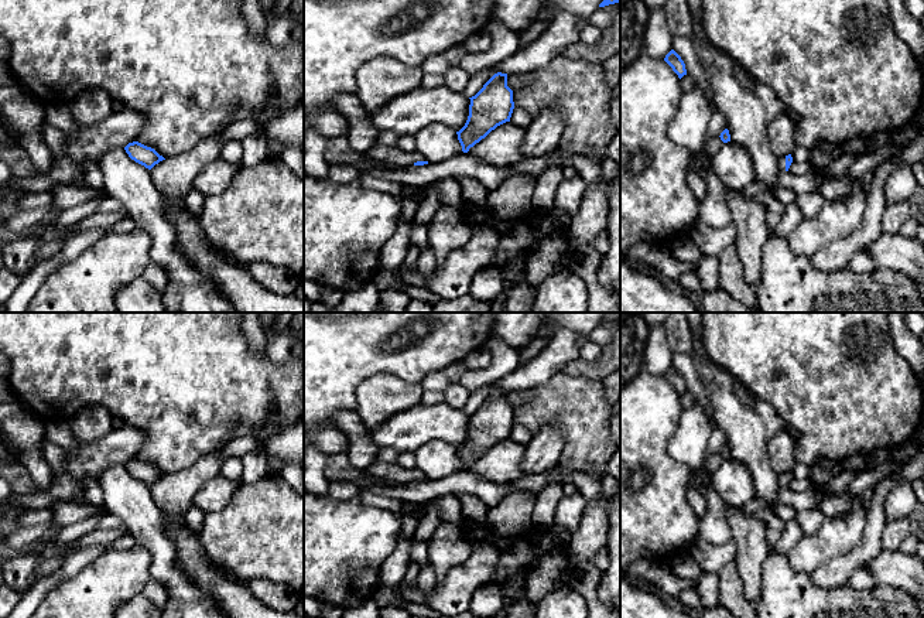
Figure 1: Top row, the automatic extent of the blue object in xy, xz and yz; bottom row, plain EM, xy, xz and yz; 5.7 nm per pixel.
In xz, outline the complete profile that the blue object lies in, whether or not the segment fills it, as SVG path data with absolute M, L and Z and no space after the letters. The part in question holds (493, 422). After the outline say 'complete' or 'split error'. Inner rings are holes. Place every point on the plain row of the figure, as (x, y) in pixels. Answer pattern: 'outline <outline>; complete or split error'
outline M494 390L470 416L469 433L465 443L456 448L462 468L485 455L497 443L510 438L514 419L513 407L507 403L507 390Z; complete

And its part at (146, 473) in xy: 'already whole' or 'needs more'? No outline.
already whole

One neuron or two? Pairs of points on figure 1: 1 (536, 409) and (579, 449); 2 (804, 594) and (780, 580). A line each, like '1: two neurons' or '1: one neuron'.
1: one neuron
2: one neuron

